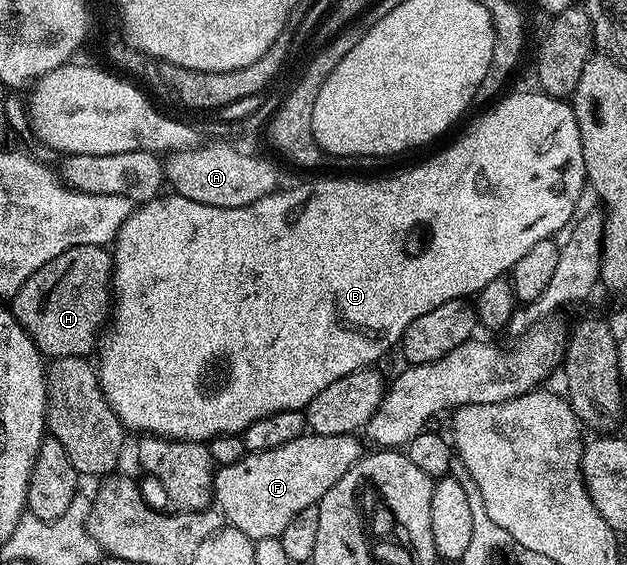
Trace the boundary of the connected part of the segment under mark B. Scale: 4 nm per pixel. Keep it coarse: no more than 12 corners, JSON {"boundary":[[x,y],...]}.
{"boundary":[[499,97],[391,178],[171,193],[112,243],[98,383],[206,444],[506,278],[587,183]]}

